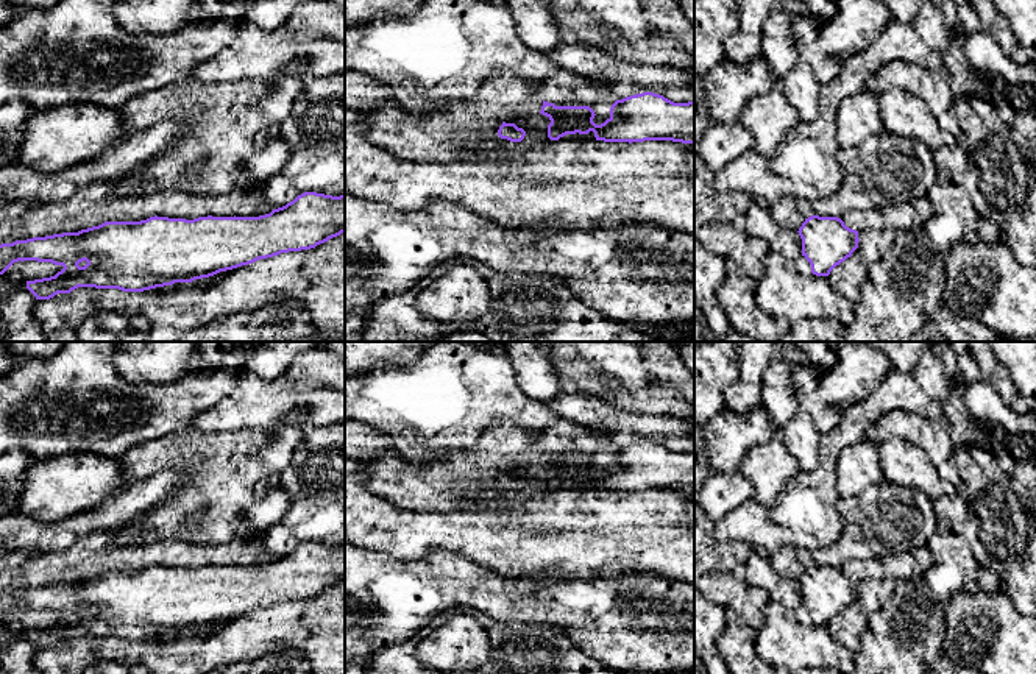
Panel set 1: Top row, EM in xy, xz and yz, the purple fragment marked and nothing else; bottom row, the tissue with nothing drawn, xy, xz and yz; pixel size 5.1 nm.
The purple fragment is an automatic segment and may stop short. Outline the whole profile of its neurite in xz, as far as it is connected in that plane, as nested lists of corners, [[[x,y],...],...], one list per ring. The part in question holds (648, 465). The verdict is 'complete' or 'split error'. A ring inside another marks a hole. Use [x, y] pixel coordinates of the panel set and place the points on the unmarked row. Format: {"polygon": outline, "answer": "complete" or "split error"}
{"polygon": [[[654,442],[616,449],[610,457],[610,466],[601,474],[593,471],[596,463],[590,456],[555,456],[543,449],[540,463],[551,470],[548,474],[548,487],[551,490],[559,490],[566,484],[588,484],[593,481],[596,490],[604,491],[672,490],[694,493],[694,451],[674,452]]], "answer": "complete"}

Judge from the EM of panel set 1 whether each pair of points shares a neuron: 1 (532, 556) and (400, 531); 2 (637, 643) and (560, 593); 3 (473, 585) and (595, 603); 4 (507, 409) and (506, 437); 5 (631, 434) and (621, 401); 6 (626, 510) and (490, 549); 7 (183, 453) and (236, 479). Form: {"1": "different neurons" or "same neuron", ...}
{"1": "same neuron", "2": "same neuron", "3": "same neuron", "4": "different neurons", "5": "different neurons", "6": "same neuron", "7": "same neuron"}

